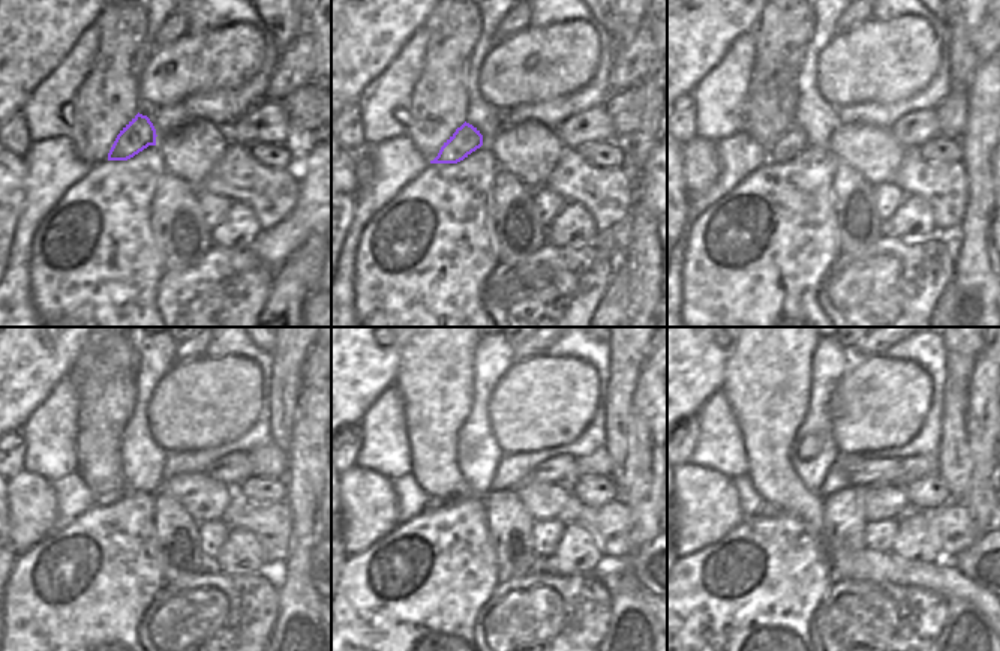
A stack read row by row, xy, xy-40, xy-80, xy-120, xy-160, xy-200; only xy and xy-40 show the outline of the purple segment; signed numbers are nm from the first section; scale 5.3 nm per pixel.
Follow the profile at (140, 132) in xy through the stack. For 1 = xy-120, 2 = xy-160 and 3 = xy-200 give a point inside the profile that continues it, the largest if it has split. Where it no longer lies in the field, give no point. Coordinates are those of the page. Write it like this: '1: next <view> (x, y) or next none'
1: next xy-120 (116, 495)
2: next xy-160 (432, 504)
3: next xy-200 (766, 509)

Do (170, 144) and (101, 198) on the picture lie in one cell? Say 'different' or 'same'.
different

